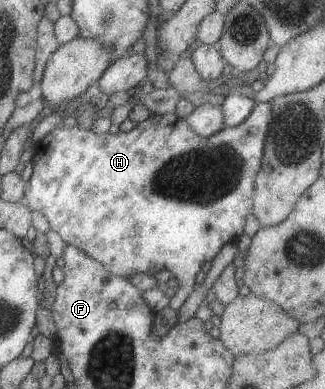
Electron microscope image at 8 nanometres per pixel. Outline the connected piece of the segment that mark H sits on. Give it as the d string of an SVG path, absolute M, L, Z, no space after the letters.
M255 102L251 115L244 122L234 128L225 127L208 138L195 134L187 127L185 120L176 114L151 115L144 122L137 124L133 130L118 134L98 134L91 128L83 128L79 124L74 127L60 124L34 146L35 154L26 175L27 190L24 193L24 202L31 211L41 211L45 215L50 230L57 232L66 245L79 248L79 251L85 252L92 260L100 263L111 275L129 279L135 274L155 275L161 270L168 270L178 280L179 285L177 291L173 291L174 296L169 299L169 307L179 311L195 289L195 278L203 264L213 261L224 245L238 242L239 237L244 234L247 216L252 214L255 180L263 165L264 147L272 117L270 102Z

